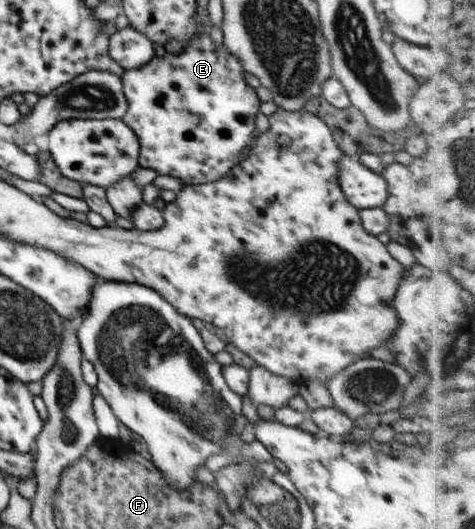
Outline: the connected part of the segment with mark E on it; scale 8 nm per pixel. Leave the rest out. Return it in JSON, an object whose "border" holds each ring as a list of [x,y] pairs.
{"border":[[[209,30],[194,35],[178,54],[155,56],[140,68],[126,69],[122,75],[128,109],[121,119],[136,135],[139,143],[139,167],[154,170],[182,181],[183,186],[217,182],[234,166],[256,134],[256,115],[261,100],[256,89],[246,84],[240,59],[225,46],[217,46]]]}

